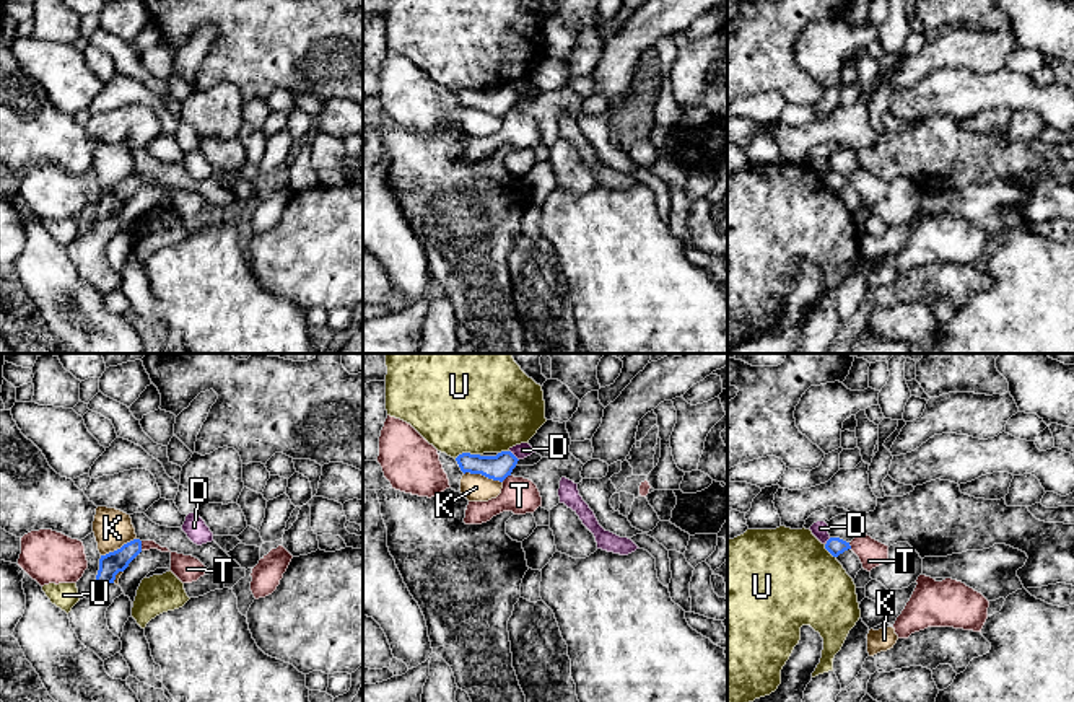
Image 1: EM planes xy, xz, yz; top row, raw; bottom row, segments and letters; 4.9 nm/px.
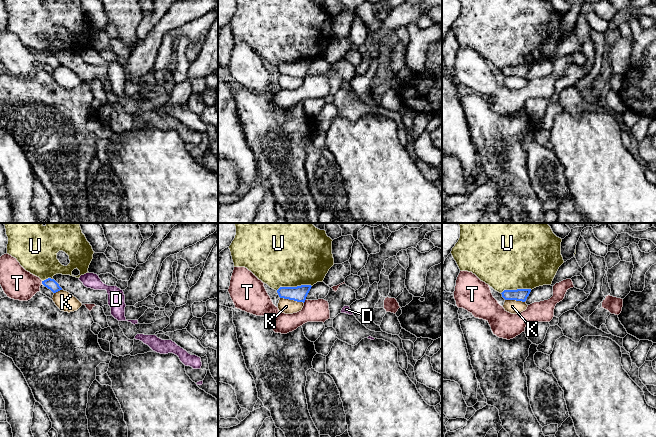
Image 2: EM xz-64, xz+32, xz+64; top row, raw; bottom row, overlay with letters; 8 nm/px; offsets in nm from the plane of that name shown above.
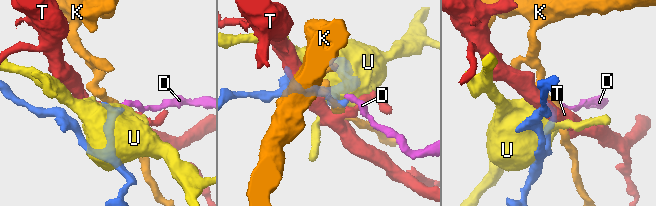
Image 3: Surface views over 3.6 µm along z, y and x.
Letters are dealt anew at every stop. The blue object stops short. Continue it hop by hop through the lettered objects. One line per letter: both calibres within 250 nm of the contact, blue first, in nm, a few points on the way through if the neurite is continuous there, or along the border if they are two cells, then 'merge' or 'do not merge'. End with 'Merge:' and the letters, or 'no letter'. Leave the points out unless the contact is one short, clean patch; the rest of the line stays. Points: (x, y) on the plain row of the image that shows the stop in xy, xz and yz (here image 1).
D: 120 nm thick on the blue side, 70 nm on the other; border along xz (510, 85), (518, 95); do not merge
K: 120 nm thick on the blue side, 140 nm on the other; border along xz (464, 108), (480, 108), (502, 118); do not merge
T: 110 nm thick on the blue side, 130 nm on the other; do not merge
U: 120 nm thick on the blue side, 440 nm on the other; do not merge
Merge: no letter

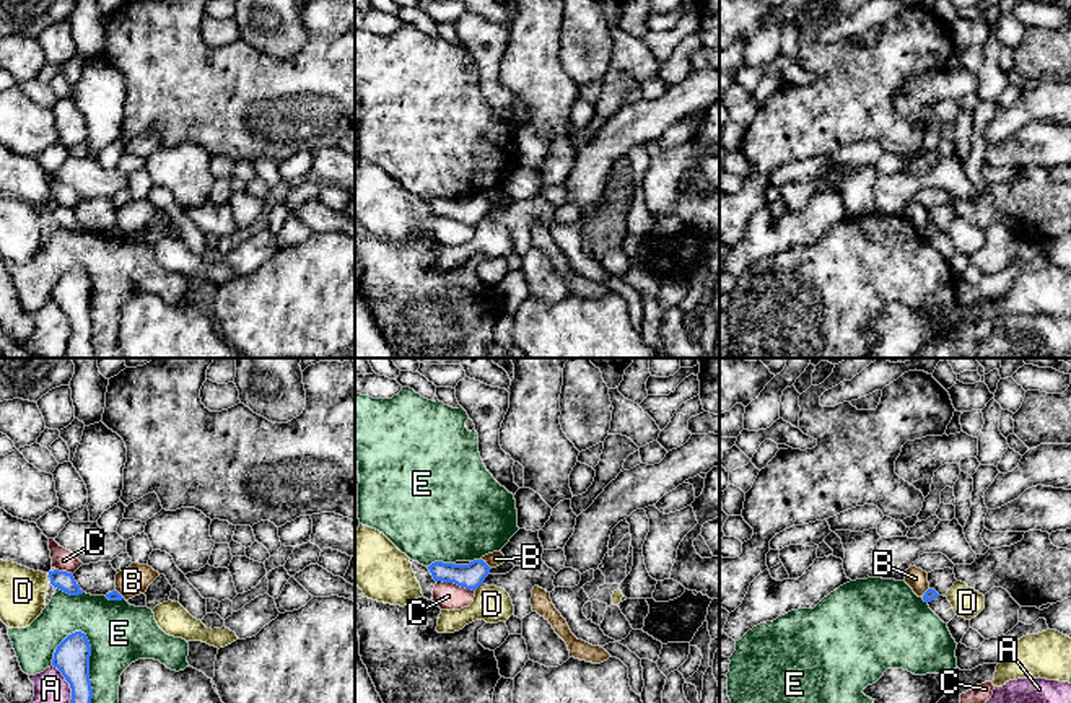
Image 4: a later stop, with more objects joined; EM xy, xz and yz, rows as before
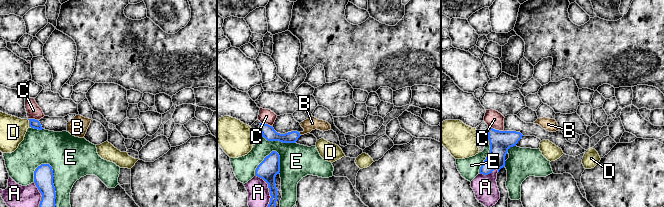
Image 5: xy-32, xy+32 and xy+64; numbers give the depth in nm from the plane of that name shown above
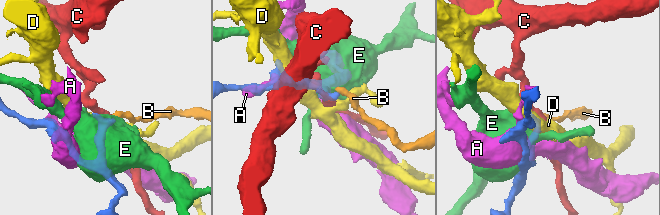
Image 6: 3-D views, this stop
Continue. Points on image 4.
A: 180 nm thick on the blue side, 190 nm on the other; do not merge
B: 120 nm thick on the blue side, 70 nm on the other; border along xz (482, 194), (490, 204); do not merge
C: 120 nm thick on the blue side, 140 nm on the other; border along xz (437, 217), (453, 217), (474, 227); do not merge
D: 120 nm thick on the blue side, 180 nm on the other; do not merge
E: 180 nm thick on the blue side, 300 nm on the other; do not merge
Merge: no letter

